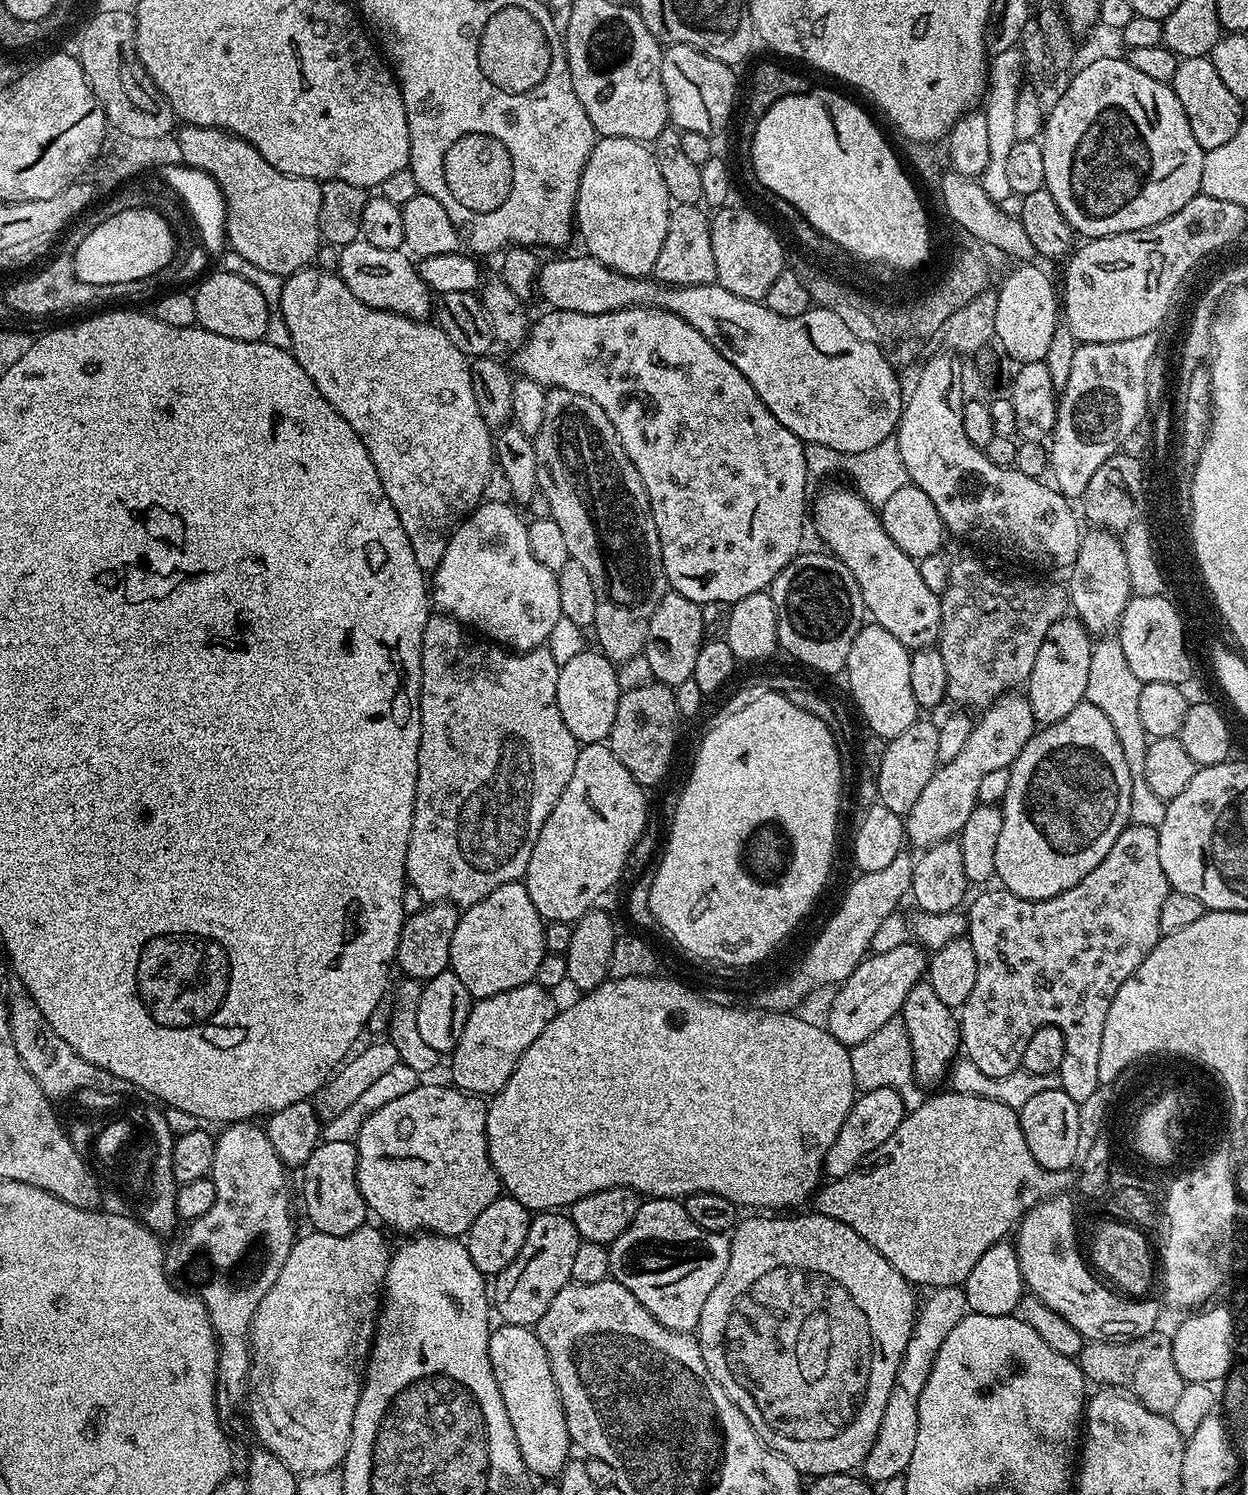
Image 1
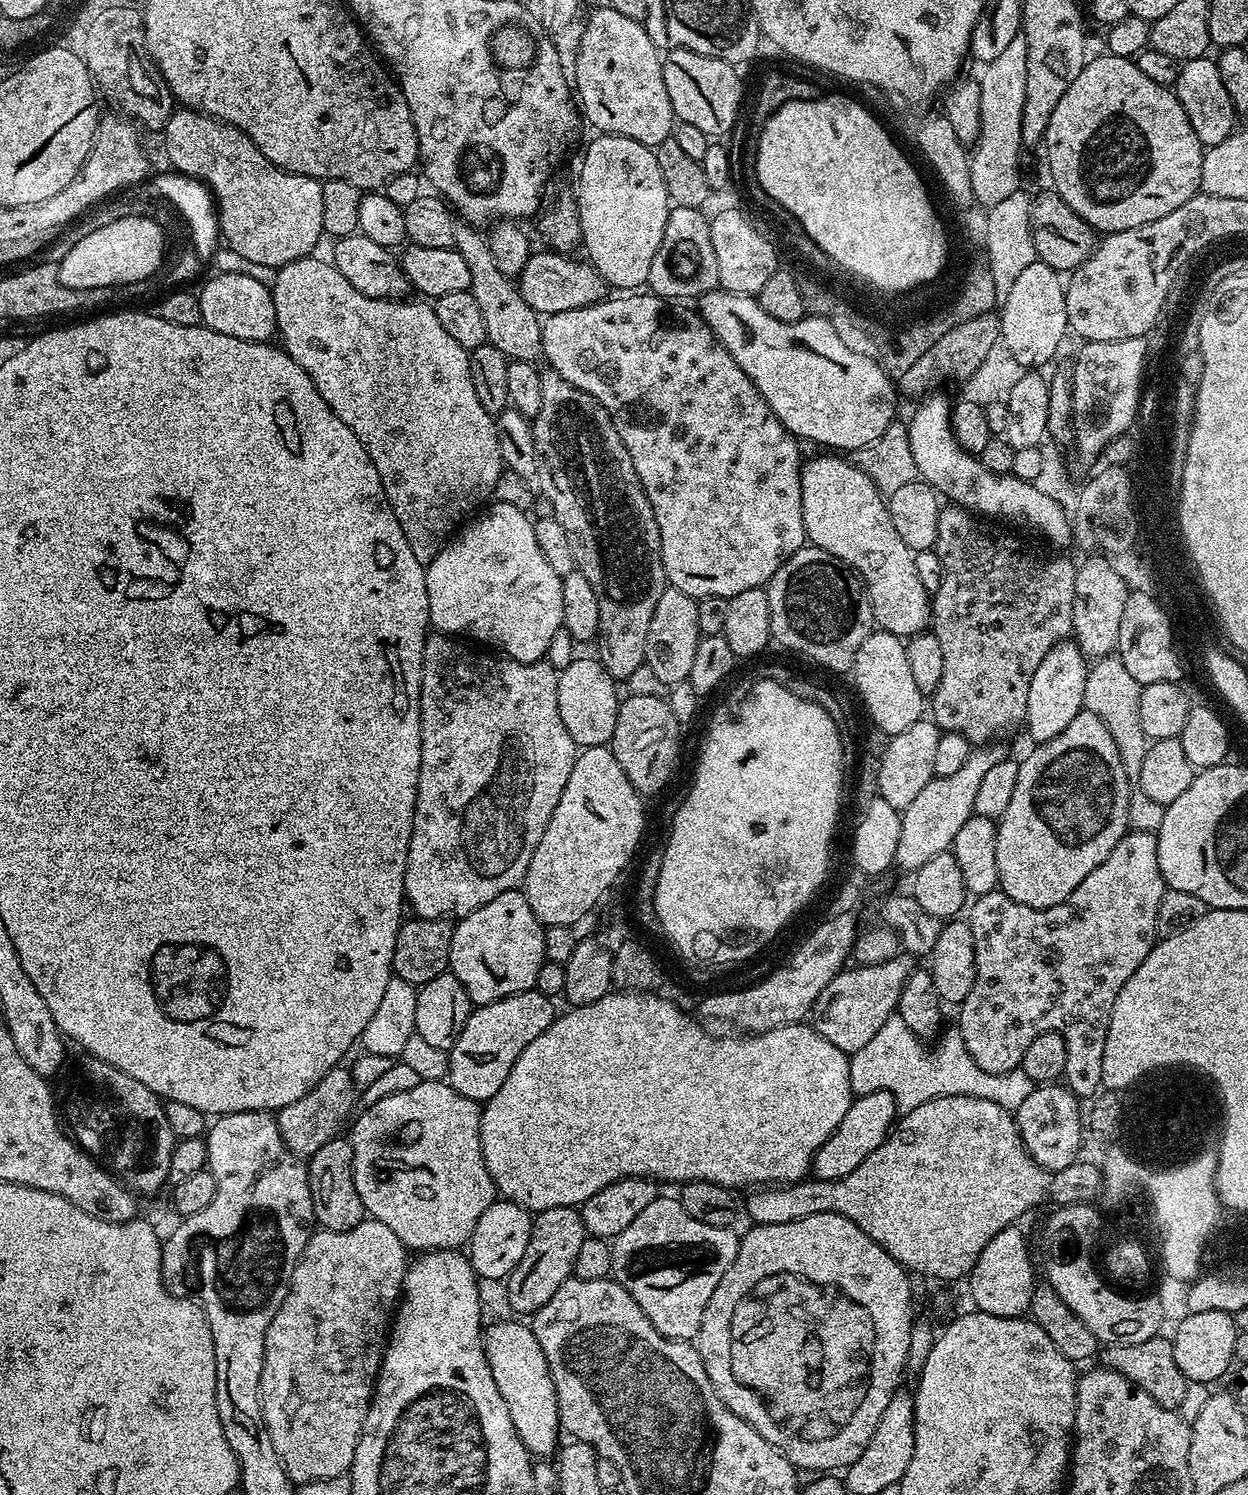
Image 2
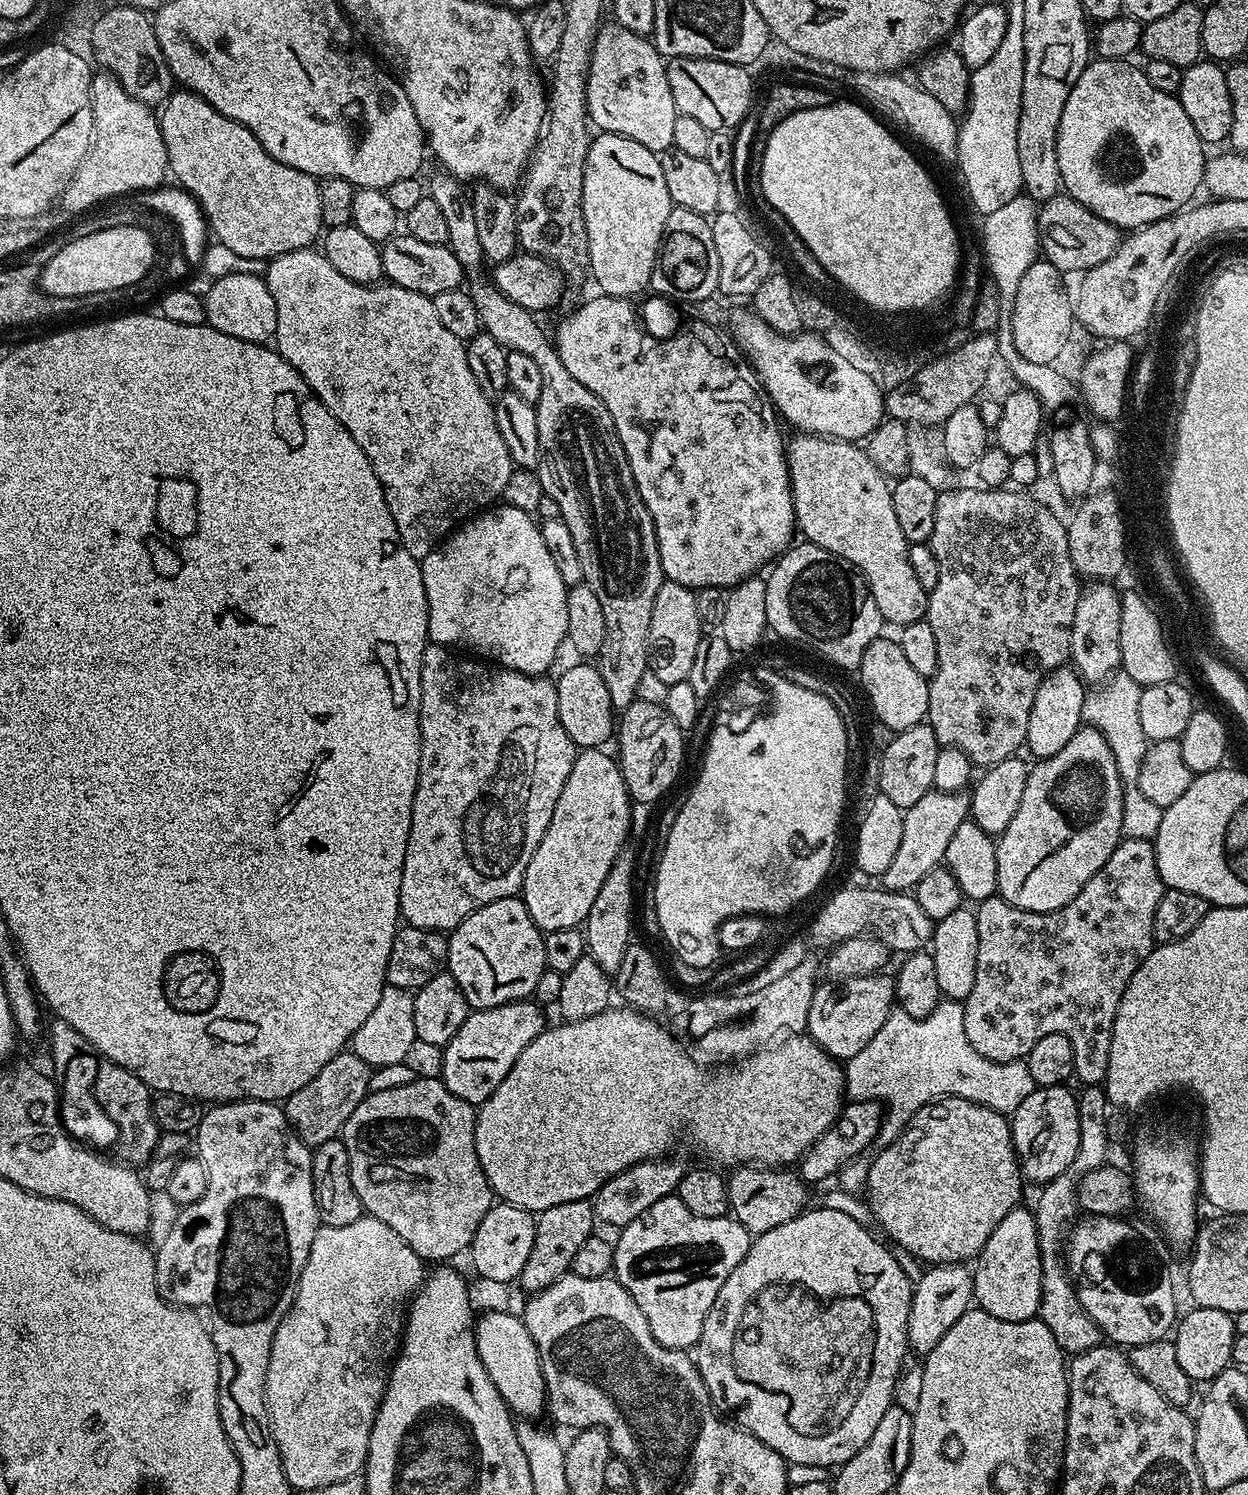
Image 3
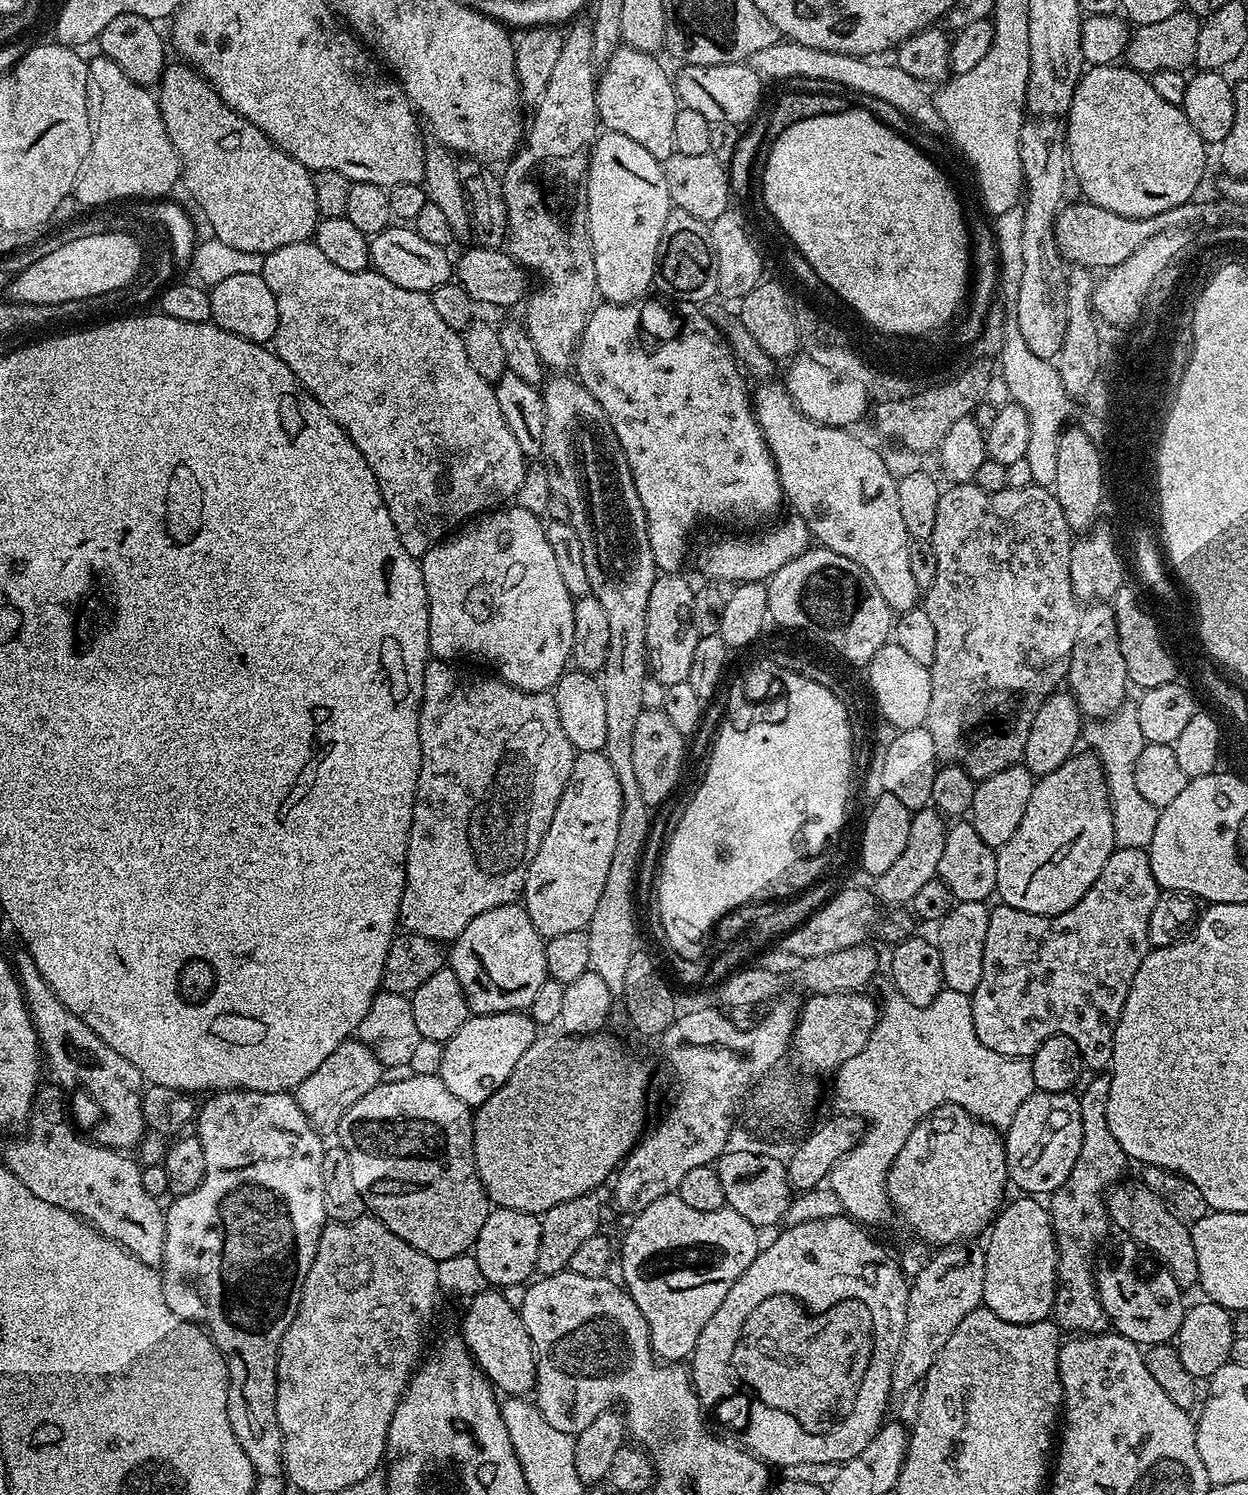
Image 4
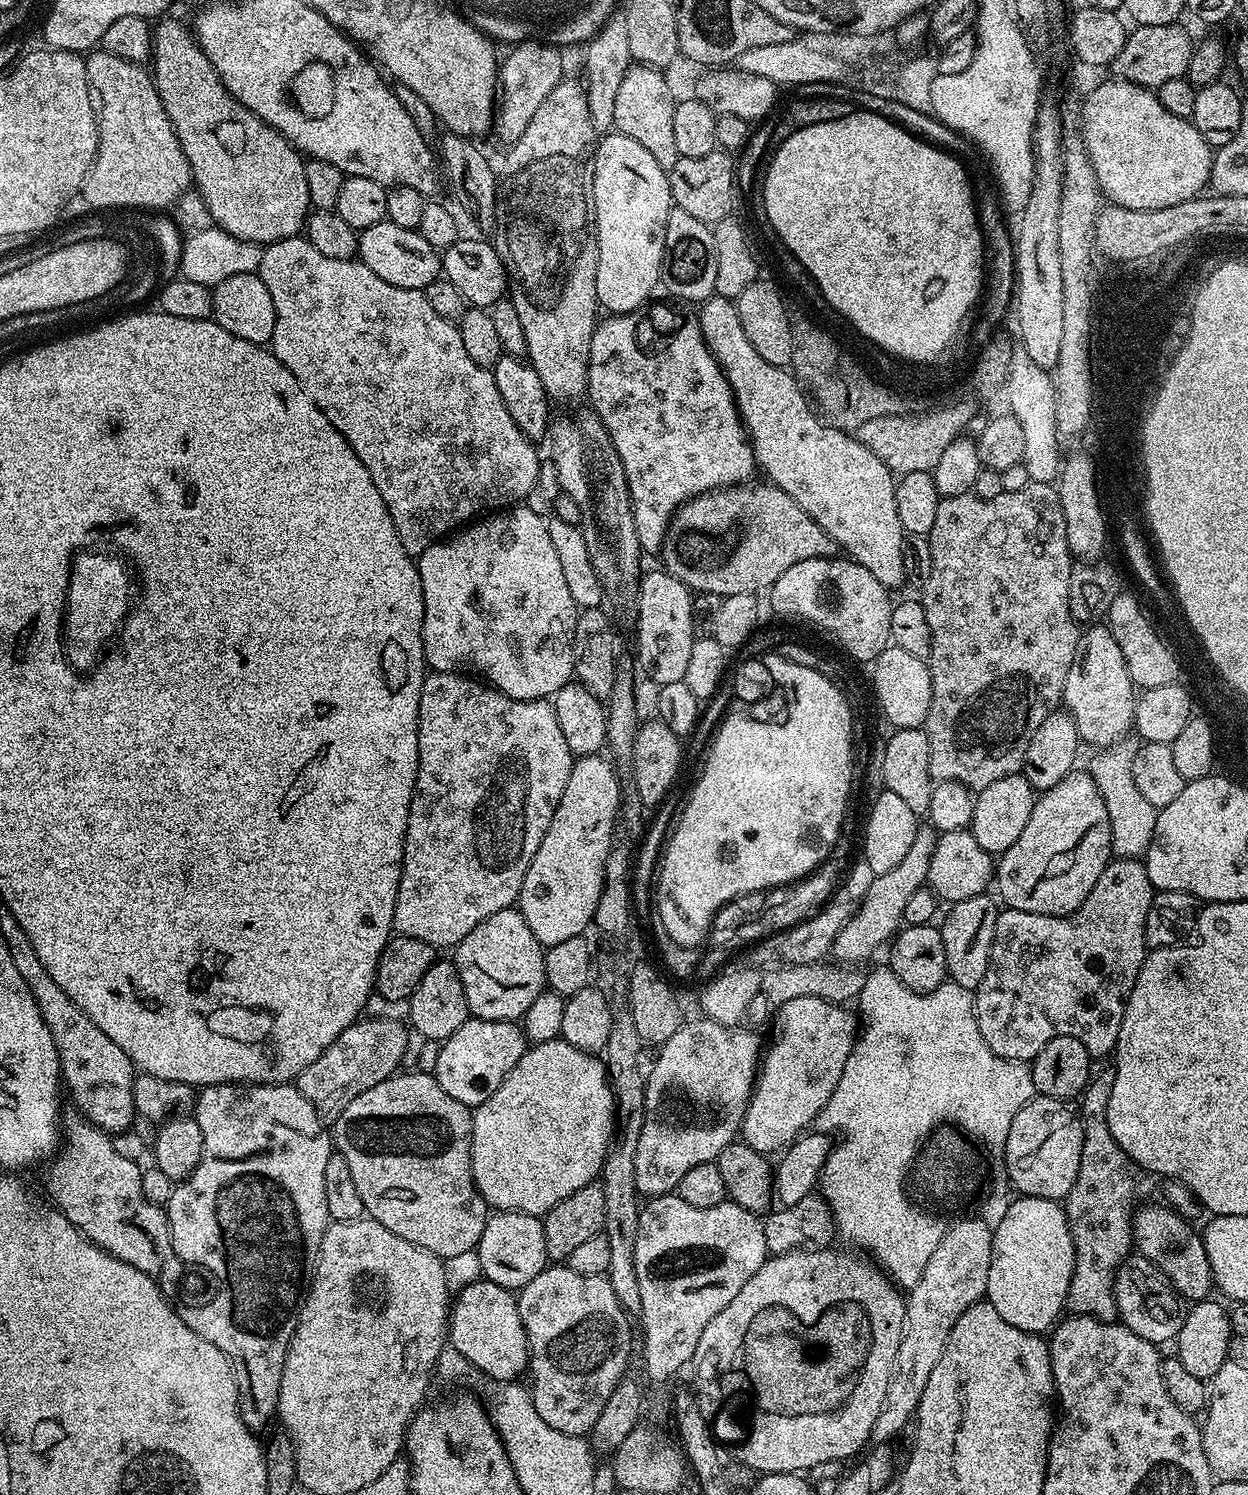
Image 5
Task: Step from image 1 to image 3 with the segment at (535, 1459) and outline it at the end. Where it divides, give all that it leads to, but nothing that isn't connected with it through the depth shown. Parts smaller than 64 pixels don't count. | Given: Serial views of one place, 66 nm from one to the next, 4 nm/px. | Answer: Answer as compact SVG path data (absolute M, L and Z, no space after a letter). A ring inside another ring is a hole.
M488 1312L481 1320L479 1317L475 1321L474 1327L478 1358L482 1358L482 1366L486 1366L490 1382L494 1382L498 1394L502 1394L509 1409L520 1418L543 1417L548 1392L544 1388L542 1362L538 1346L534 1346L534 1338L530 1338L530 1330L526 1330L523 1319L519 1315L511 1316L508 1312Z

